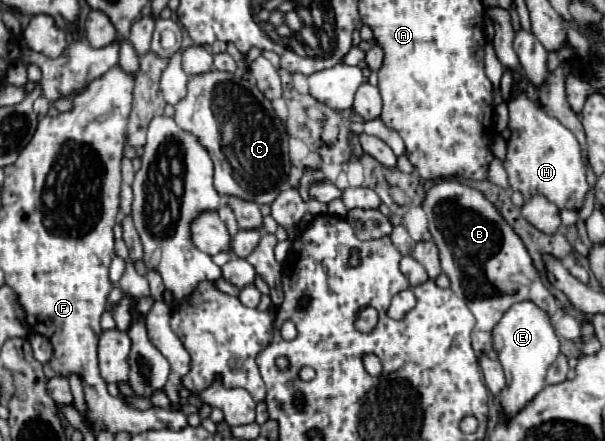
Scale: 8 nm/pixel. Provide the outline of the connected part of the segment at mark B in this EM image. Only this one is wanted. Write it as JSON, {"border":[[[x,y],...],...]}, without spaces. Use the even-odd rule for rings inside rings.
{"border":[[[441,180],[425,192],[423,210],[429,218],[433,242],[439,248],[441,268],[451,280],[451,290],[465,300],[477,320],[473,328],[473,350],[477,354],[487,354],[493,348],[493,328],[505,310],[517,302],[533,302],[549,316],[555,316],[557,298],[545,288],[525,244],[479,190],[457,180]]]}

